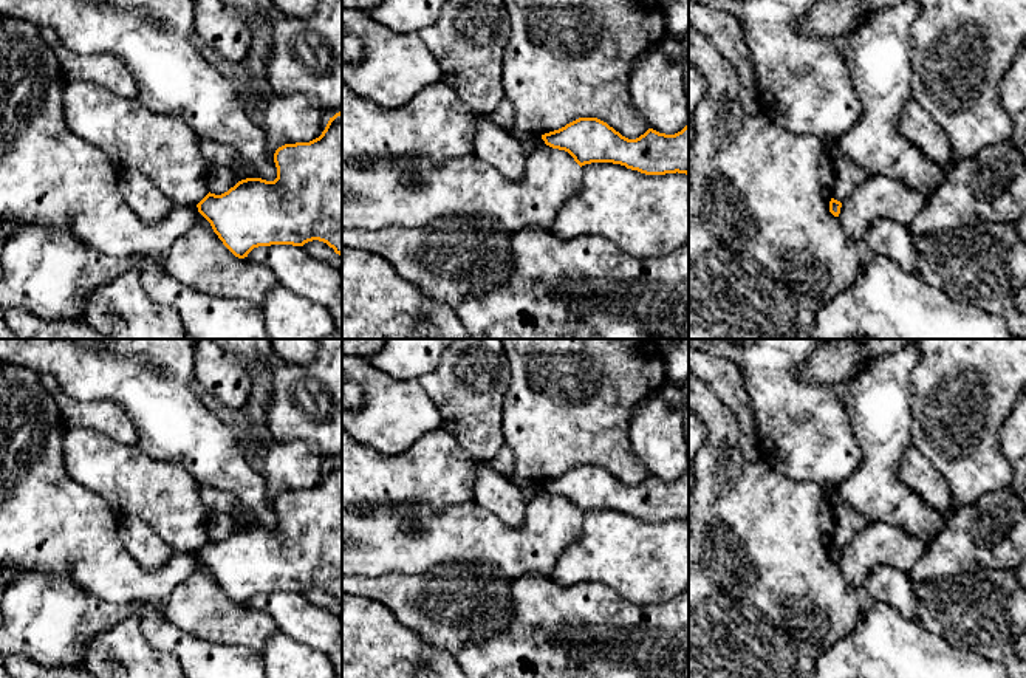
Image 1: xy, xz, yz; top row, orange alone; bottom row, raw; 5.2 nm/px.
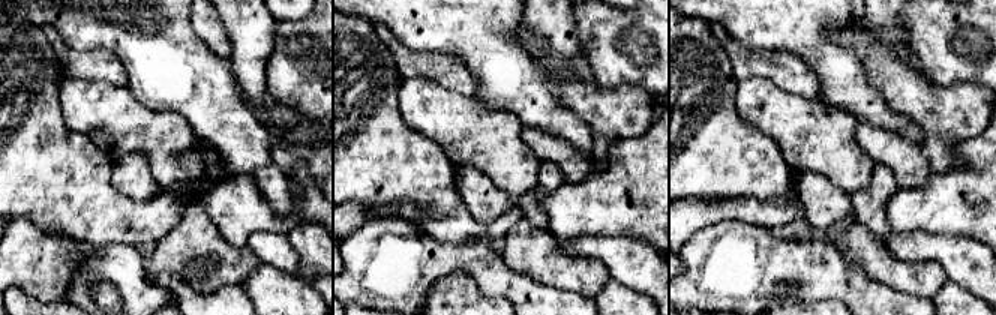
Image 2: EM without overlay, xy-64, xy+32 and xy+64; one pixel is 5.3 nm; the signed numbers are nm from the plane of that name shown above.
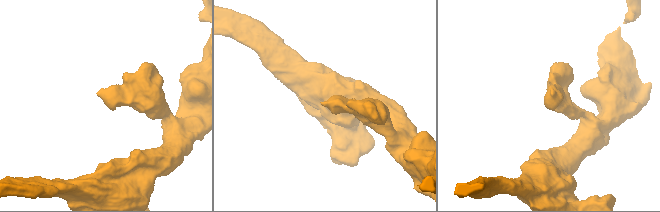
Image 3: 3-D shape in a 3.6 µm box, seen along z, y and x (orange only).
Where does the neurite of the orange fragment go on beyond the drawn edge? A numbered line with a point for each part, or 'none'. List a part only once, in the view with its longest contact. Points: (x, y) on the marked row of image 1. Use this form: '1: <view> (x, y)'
none

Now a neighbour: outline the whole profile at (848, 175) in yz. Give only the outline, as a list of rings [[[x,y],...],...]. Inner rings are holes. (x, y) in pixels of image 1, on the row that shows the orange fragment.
[[[831,139],[825,142],[831,167],[834,172],[833,183],[831,183],[831,198],[837,201],[843,201],[859,184],[865,183],[873,175],[853,163],[850,158],[843,156],[837,150],[839,139]]]

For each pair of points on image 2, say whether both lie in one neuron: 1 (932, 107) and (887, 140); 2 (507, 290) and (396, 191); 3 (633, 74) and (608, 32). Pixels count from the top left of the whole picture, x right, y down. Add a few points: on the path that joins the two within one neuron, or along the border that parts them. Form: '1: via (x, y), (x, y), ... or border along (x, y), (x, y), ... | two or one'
1: via (932, 126), (932, 141), (921, 152), (906, 152) | one
2: border along (422, 230), (440, 242), (491, 243) | two
3: via (626, 63), (612, 50), (611, 42) | one

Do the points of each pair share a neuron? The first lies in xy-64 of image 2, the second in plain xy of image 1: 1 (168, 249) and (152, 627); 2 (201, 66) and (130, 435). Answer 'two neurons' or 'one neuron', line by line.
1: two neurons
2: two neurons

